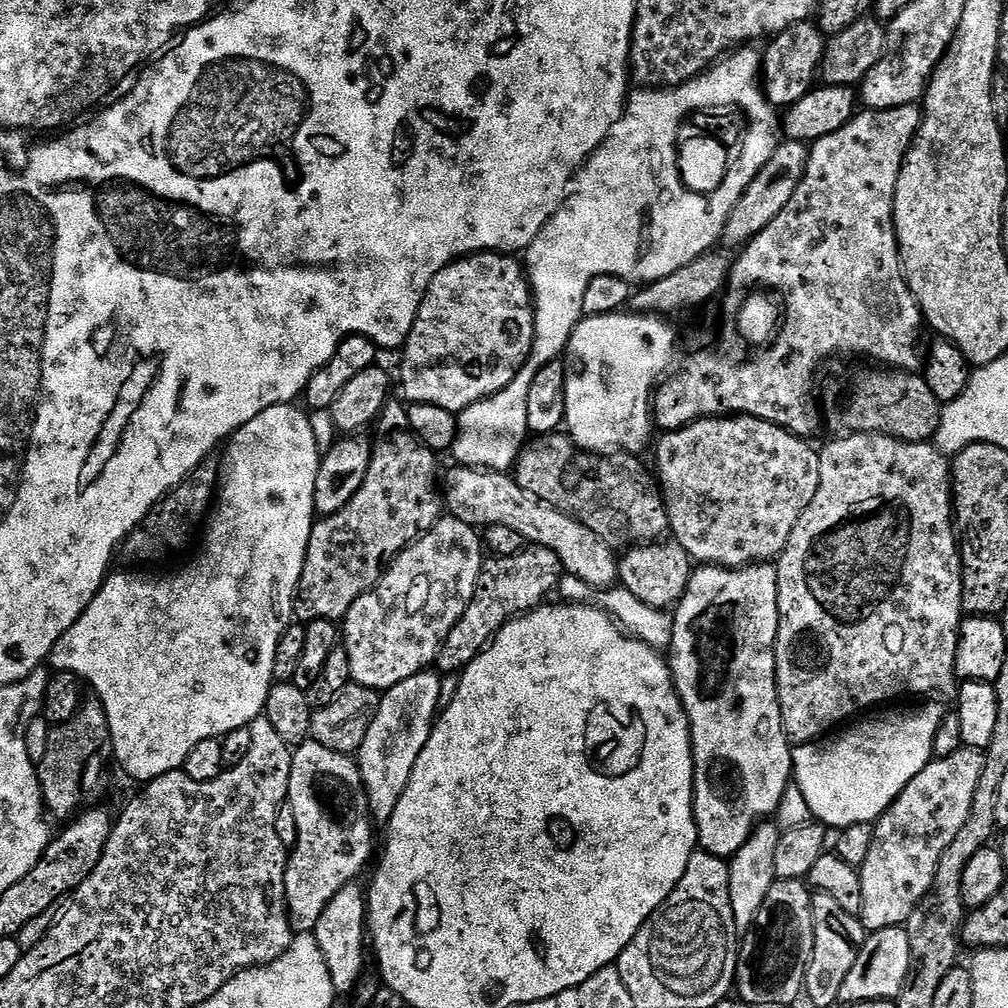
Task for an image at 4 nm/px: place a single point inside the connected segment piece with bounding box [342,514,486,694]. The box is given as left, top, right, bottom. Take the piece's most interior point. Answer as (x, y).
(395, 630)

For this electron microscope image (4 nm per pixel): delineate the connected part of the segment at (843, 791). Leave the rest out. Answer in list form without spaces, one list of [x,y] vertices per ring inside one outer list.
[[[924,702],[921,704],[924,704],[921,708],[908,708],[905,712],[888,712],[892,710],[884,710],[879,714],[869,715],[867,718],[857,719],[855,722],[849,723],[843,730],[837,731],[835,734],[829,735],[827,738],[821,738],[810,744],[798,744],[793,747],[792,775],[794,777],[794,782],[798,786],[798,790],[802,790],[803,796],[806,797],[806,802],[810,805],[813,817],[815,817],[819,823],[829,828],[840,829],[849,828],[855,824],[872,824],[880,819],[880,815],[893,804],[898,798],[898,794],[902,794],[902,790],[906,790],[908,783],[910,783],[910,781],[912,781],[912,779],[918,774],[922,774],[922,770],[926,765],[932,763],[934,759],[932,754],[934,734],[938,734],[938,726],[940,725],[940,719],[942,719],[945,714],[945,709],[943,707],[939,708],[939,706],[936,705],[939,703],[936,702]]]

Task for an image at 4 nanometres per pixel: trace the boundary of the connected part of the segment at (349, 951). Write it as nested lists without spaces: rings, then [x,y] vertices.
[[[353,882],[342,886],[334,898],[330,898],[330,906],[322,910],[322,918],[318,918],[318,926],[314,933],[318,948],[322,950],[322,958],[326,958],[326,966],[330,970],[330,980],[338,994],[355,993],[358,985],[365,979],[364,948],[366,952],[366,929],[368,927],[368,898],[363,887]]]

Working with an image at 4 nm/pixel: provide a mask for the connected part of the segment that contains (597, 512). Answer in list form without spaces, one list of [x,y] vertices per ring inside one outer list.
[[[540,434],[525,443],[514,465],[514,479],[522,490],[526,490],[526,494],[534,494],[534,498],[582,522],[586,530],[598,534],[598,538],[602,538],[602,542],[609,544],[613,550],[627,550],[638,544],[659,541],[669,531],[668,511],[657,477],[640,459],[639,455],[630,452],[586,452],[567,434]]]

